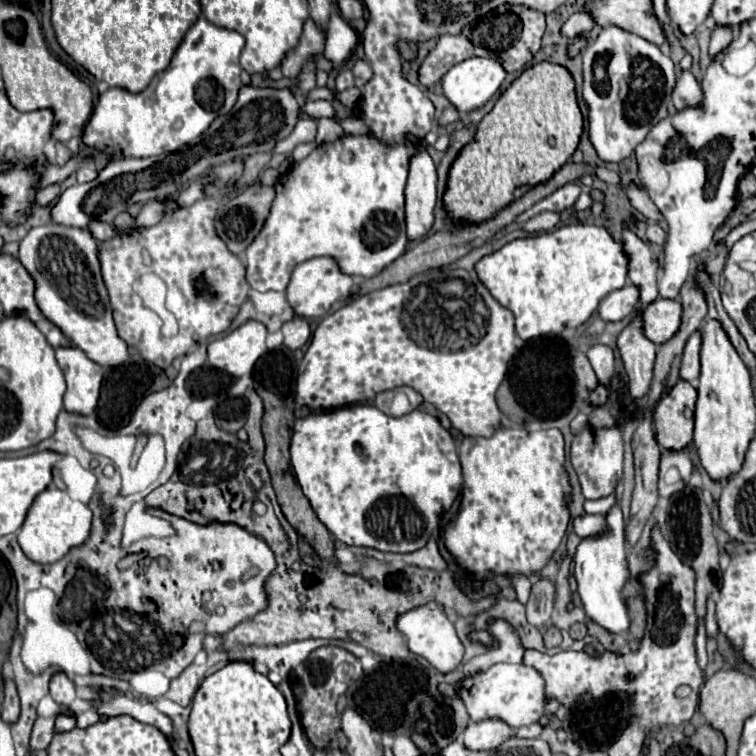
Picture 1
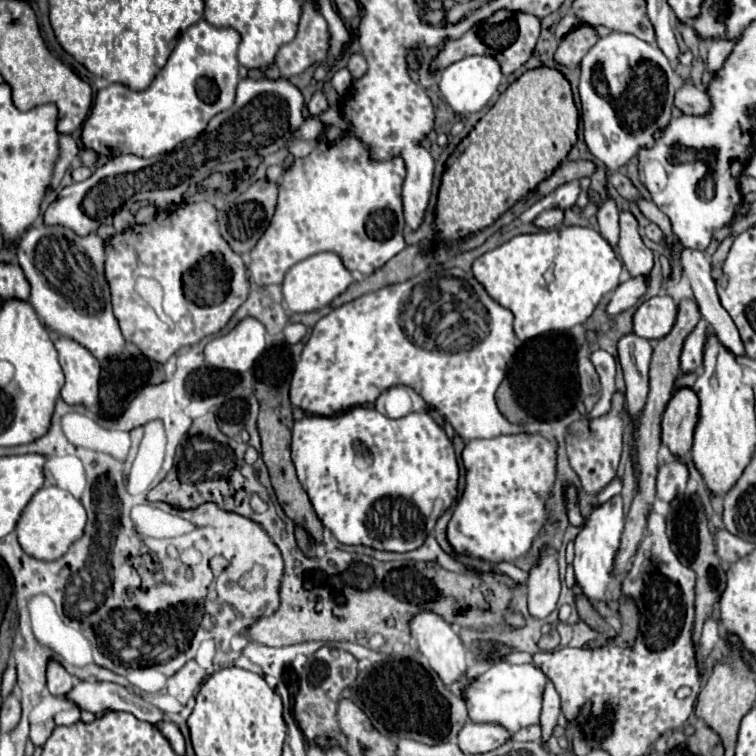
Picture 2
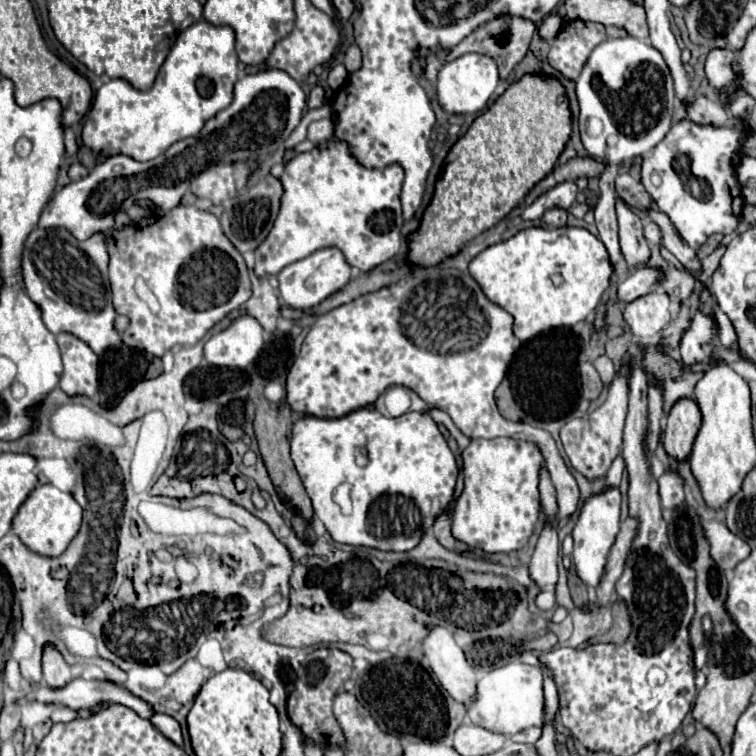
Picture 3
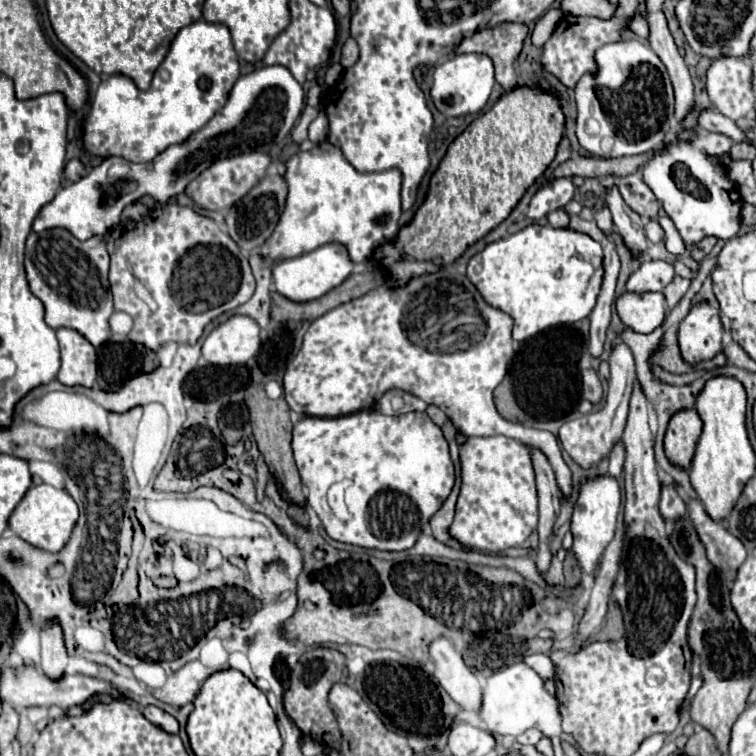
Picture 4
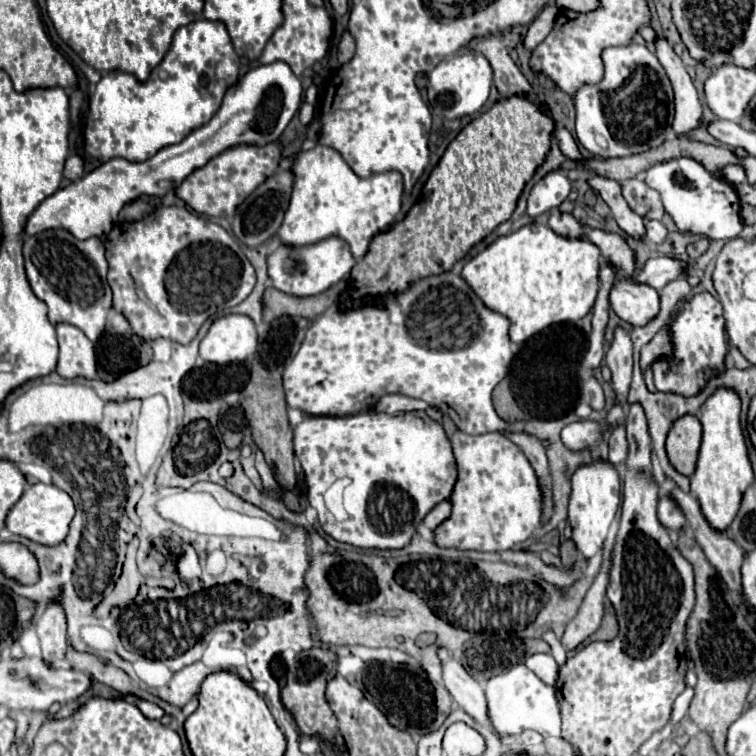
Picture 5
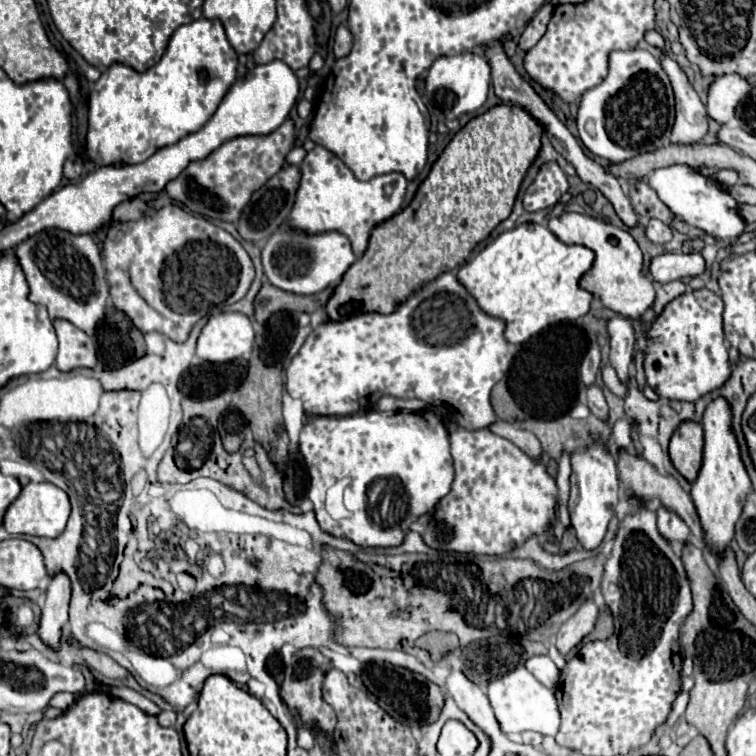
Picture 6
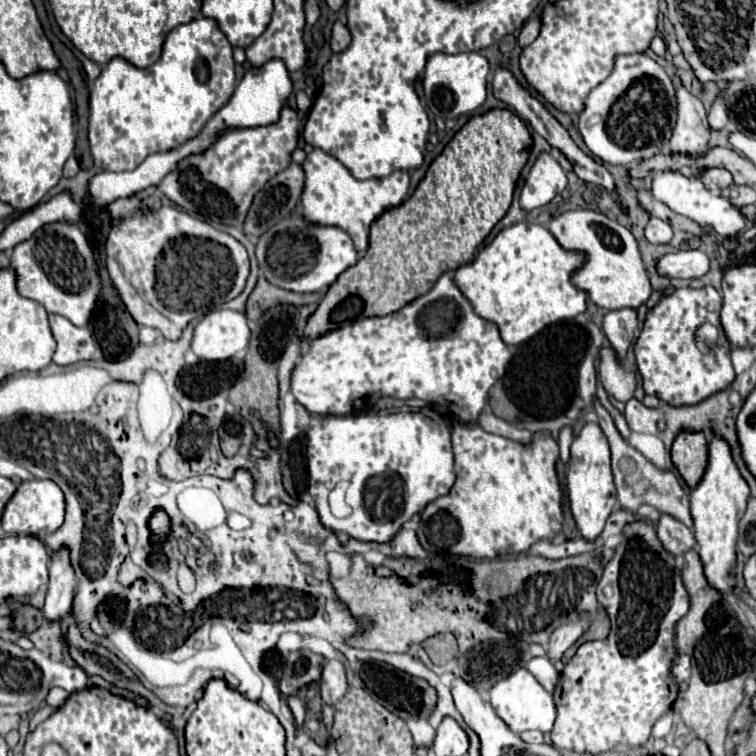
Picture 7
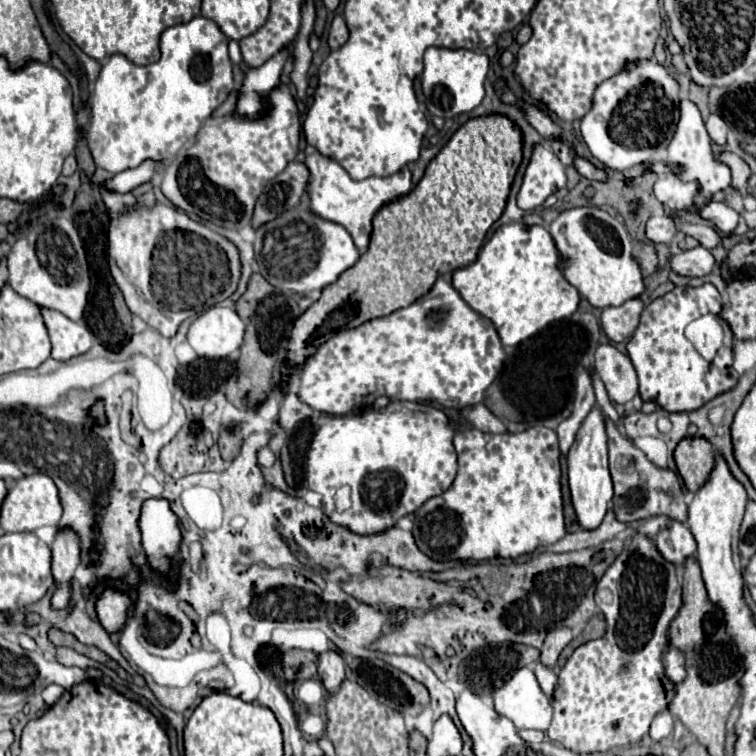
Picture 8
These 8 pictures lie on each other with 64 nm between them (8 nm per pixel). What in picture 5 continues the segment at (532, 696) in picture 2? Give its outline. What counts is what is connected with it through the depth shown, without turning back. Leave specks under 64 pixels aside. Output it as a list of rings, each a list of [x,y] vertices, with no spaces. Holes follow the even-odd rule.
[[[518,664],[508,672],[490,678],[486,686],[486,698],[488,698],[490,722],[498,734],[510,736],[510,734],[522,734],[524,730],[536,730],[544,738],[560,736],[560,710],[556,690],[552,686],[546,686],[524,664]]]

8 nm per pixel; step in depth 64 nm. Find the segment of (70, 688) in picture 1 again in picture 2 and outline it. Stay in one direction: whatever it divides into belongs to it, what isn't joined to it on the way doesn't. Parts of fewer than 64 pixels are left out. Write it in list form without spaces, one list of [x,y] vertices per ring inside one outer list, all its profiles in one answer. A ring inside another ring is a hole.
[[[50,660],[48,668],[46,668],[46,686],[50,690],[50,694],[54,696],[66,696],[66,692],[74,686],[74,676],[58,662],[58,660]]]

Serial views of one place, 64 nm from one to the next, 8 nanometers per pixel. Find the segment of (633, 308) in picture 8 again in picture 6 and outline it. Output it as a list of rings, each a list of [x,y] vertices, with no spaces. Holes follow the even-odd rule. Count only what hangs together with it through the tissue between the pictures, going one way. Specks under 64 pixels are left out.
[[[616,314],[608,320],[608,336],[610,336],[610,364],[618,372],[622,382],[628,380],[628,364],[632,360],[634,350],[634,328],[628,316]]]

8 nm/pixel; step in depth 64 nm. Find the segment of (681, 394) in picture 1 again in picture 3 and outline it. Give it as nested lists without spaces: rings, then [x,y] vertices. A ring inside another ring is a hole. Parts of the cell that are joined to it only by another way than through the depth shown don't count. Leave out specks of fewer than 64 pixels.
[[[678,400],[668,414],[668,424],[664,430],[664,450],[678,462],[686,462],[692,452],[692,444],[702,424],[702,414],[694,400]]]

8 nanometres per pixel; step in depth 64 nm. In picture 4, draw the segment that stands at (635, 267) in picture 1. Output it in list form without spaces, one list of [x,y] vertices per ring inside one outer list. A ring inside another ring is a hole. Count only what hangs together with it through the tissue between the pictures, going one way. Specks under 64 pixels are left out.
[[[616,184],[606,188],[604,194],[606,194],[606,204],[610,208],[610,214],[612,214],[612,222],[614,222],[616,230],[622,234],[624,242],[628,244],[628,248],[634,254],[644,252],[646,250],[646,236],[644,236],[642,218],[636,212],[632,212],[628,208],[628,204],[624,204]]]

